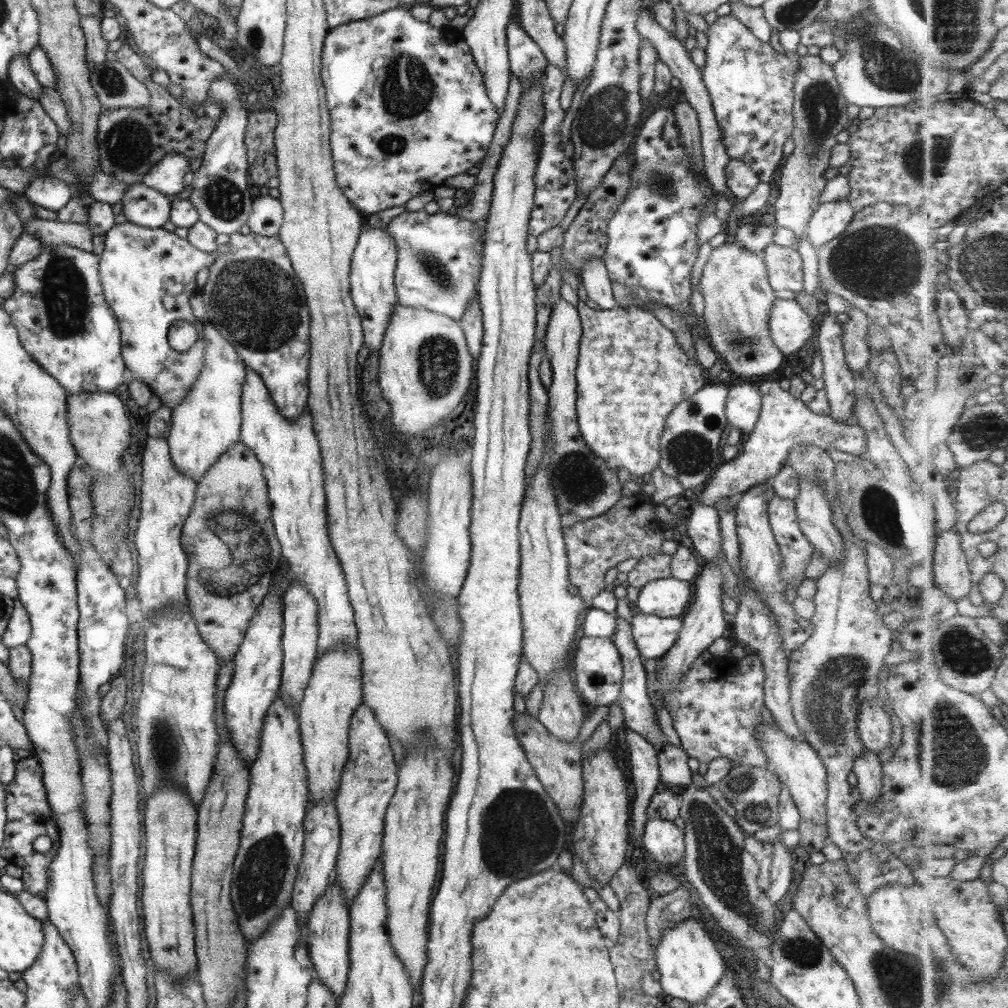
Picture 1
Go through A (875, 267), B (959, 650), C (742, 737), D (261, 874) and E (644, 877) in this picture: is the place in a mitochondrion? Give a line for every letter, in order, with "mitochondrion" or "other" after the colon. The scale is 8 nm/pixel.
A: mitochondrion
B: mitochondrion
C: other
D: mitochondrion
E: other

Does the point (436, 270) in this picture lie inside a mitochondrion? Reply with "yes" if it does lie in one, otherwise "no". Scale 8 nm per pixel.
yes

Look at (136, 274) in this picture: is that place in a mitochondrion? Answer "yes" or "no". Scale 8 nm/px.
no

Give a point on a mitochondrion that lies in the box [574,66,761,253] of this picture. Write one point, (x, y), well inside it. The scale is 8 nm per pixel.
(663, 183)

